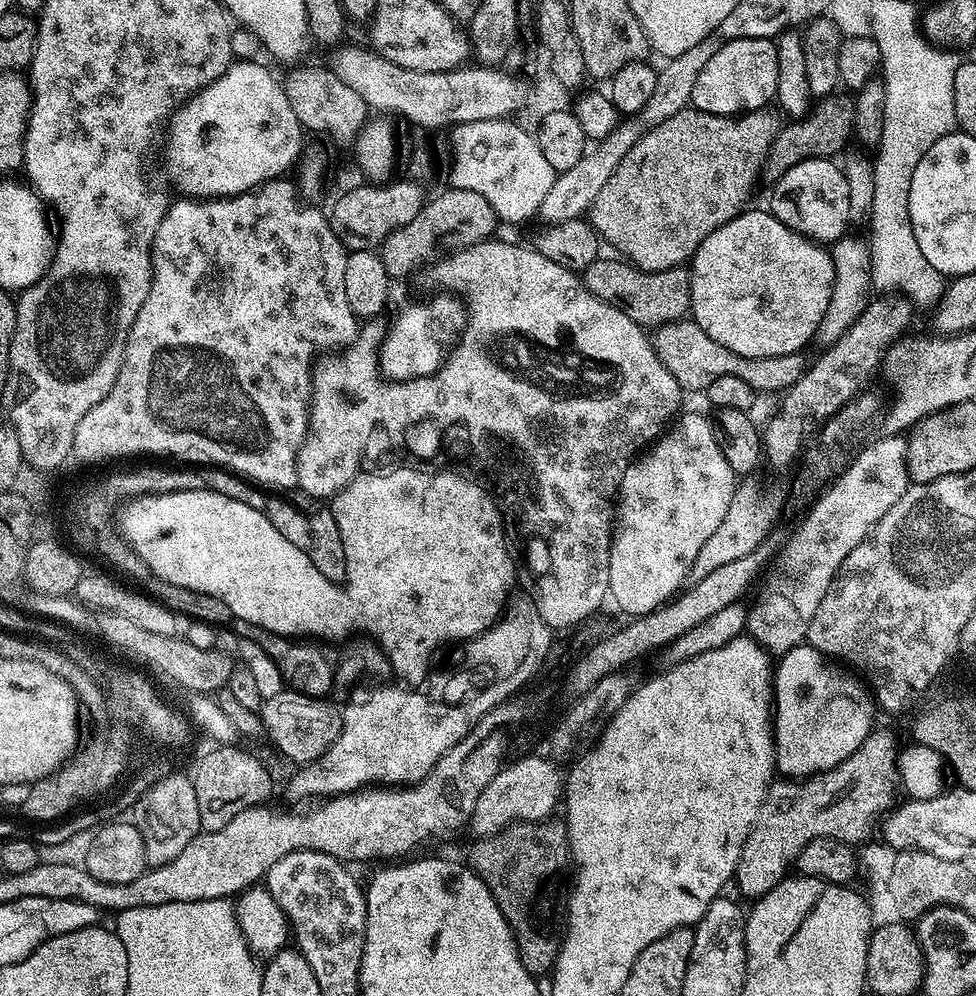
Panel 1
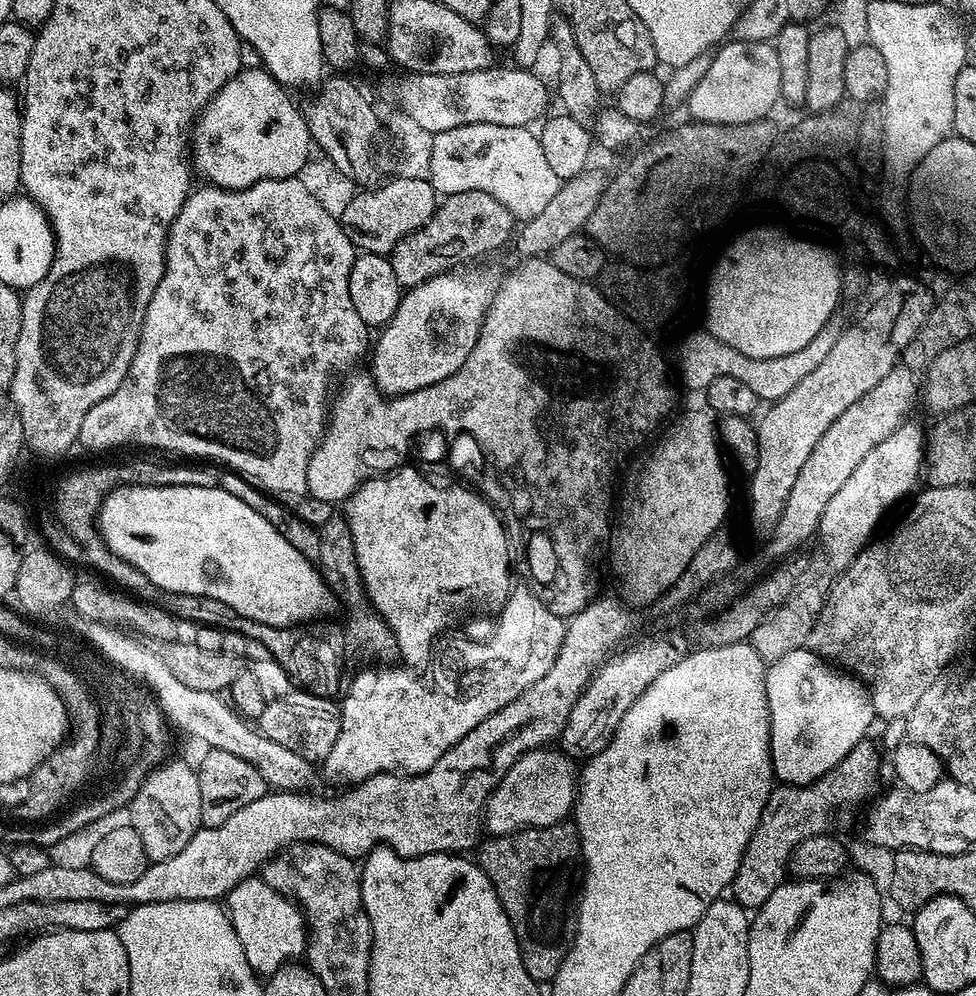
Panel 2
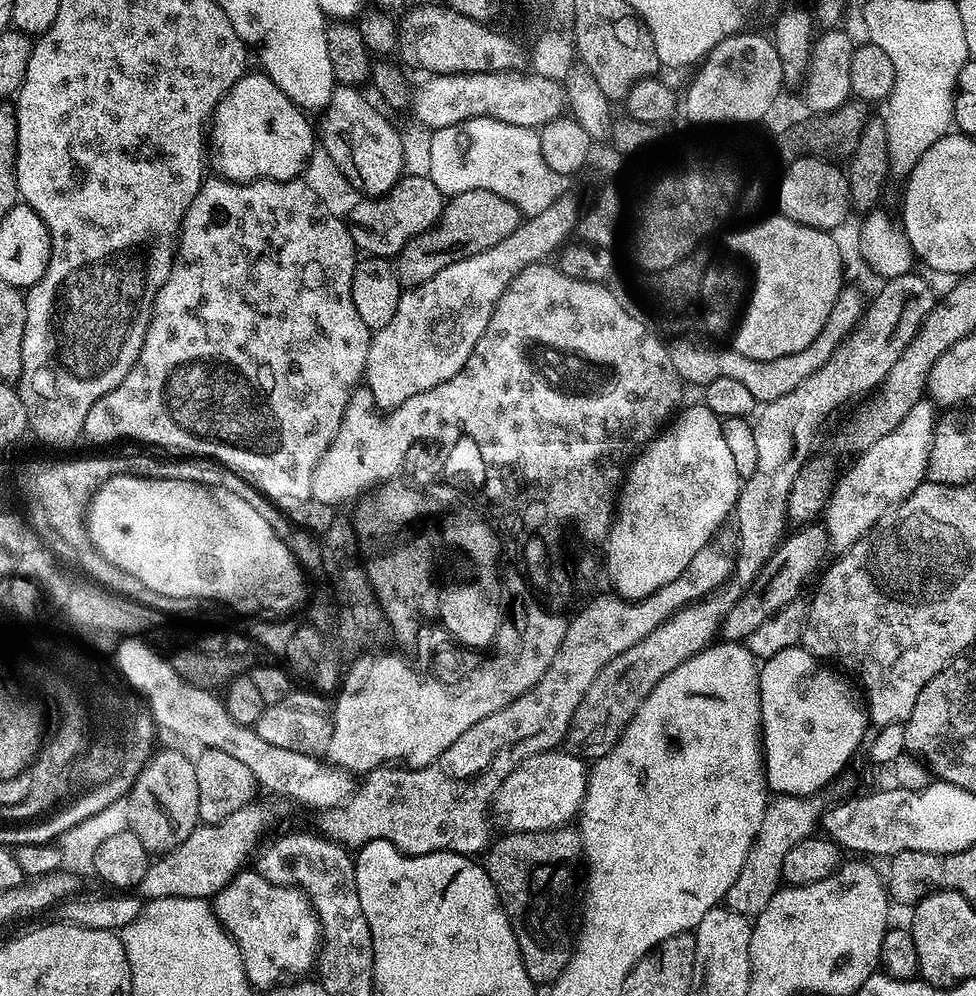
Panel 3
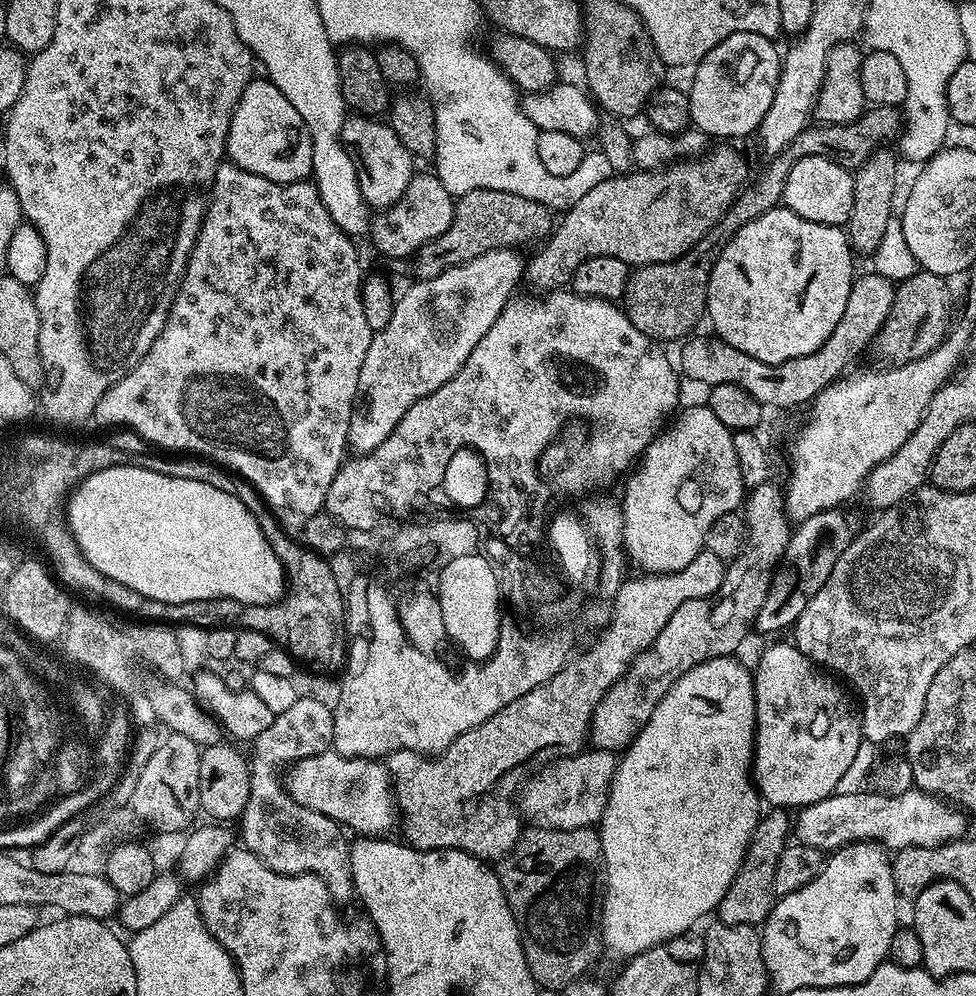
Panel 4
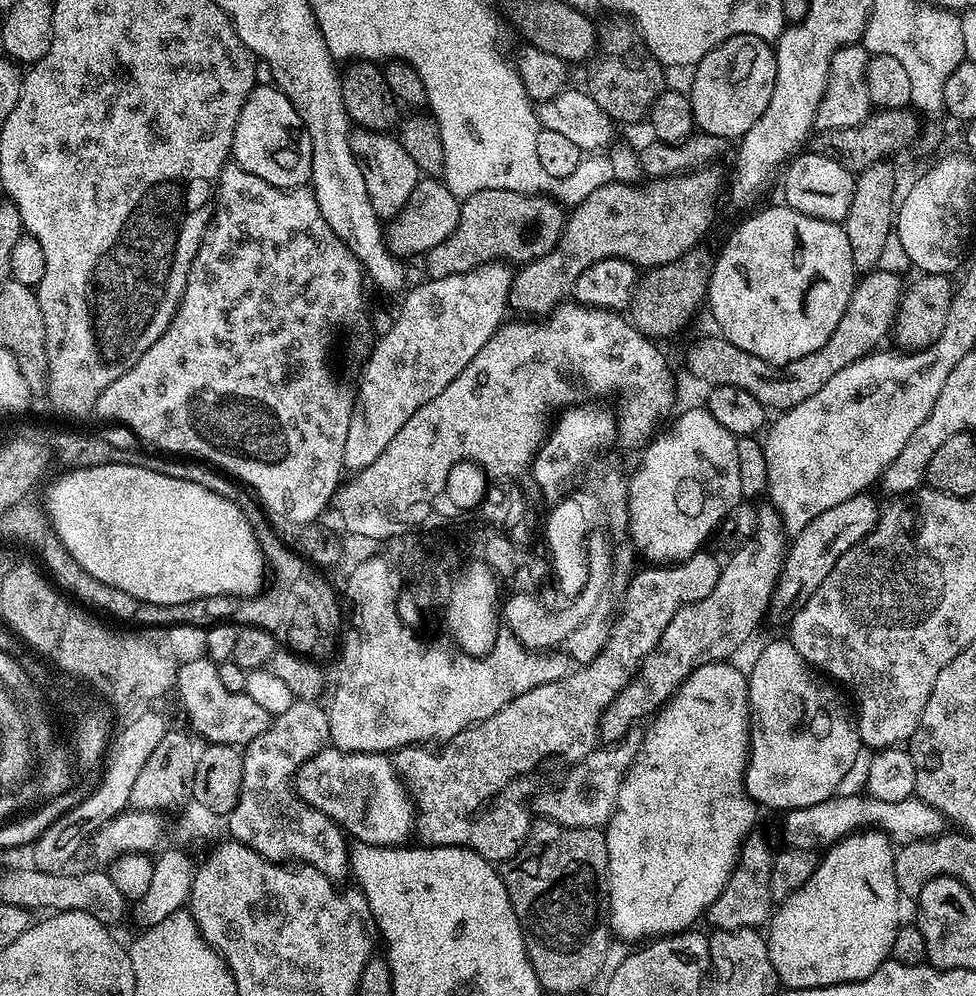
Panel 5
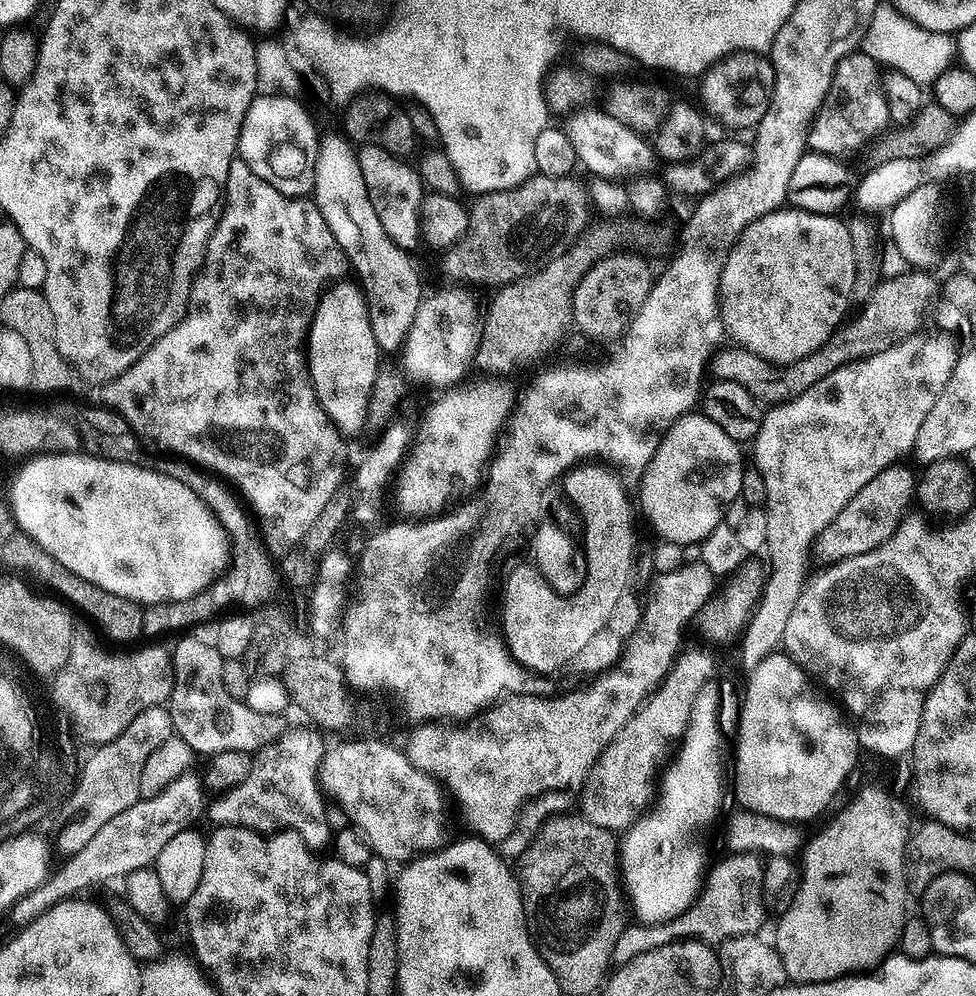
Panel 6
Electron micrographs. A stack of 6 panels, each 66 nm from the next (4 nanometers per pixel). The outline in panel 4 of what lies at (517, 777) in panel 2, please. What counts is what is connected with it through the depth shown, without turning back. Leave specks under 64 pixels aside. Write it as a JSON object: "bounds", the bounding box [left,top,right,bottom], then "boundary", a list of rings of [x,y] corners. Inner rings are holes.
{"bounds":[518,748,617,830],"boundary":[[[597,748],[582,750],[577,756],[541,767],[536,774],[540,776],[533,775],[518,793],[518,811],[521,817],[529,825],[538,828],[574,830],[599,825],[617,763],[615,751]]]}

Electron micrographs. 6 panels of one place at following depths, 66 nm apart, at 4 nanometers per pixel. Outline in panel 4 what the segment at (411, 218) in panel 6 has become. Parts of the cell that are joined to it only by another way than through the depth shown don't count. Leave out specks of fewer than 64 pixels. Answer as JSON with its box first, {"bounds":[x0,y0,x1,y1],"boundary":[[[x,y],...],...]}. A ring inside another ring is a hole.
{"bounds":[340,114,414,210],"boundary":[[[352,114],[344,121],[340,140],[344,143],[344,149],[358,165],[358,186],[369,209],[383,210],[394,206],[394,202],[402,198],[406,186],[410,186],[414,175],[414,157],[399,141],[390,124],[376,118]]]}

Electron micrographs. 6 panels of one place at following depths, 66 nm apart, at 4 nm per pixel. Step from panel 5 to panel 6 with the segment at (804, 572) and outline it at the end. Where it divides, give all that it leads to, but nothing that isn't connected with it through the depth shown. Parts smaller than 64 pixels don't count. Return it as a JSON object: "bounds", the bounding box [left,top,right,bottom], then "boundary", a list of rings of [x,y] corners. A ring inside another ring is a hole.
{"bounds":[810,462,917,566],"boundary":[[[897,462],[892,467],[882,470],[878,478],[870,478],[842,510],[838,516],[826,525],[816,536],[810,547],[811,555],[820,566],[837,564],[846,558],[854,558],[854,554],[866,554],[866,550],[874,550],[874,546],[882,546],[890,534],[900,525],[909,511],[914,500],[917,477],[912,476],[908,468],[903,468],[903,463]],[[908,503],[910,505],[908,505]]]}

